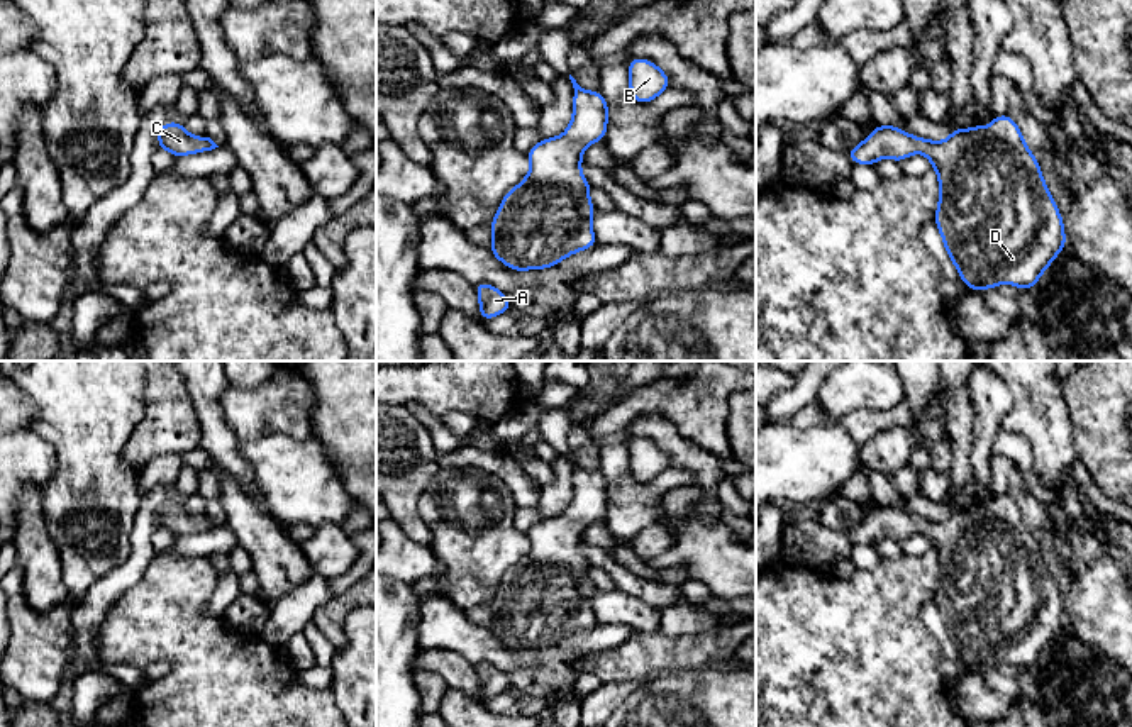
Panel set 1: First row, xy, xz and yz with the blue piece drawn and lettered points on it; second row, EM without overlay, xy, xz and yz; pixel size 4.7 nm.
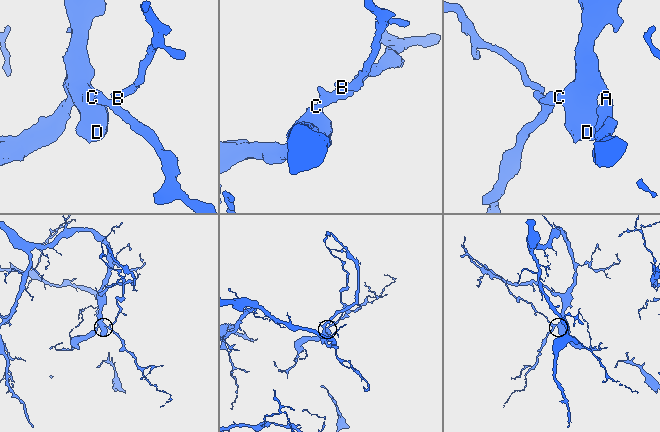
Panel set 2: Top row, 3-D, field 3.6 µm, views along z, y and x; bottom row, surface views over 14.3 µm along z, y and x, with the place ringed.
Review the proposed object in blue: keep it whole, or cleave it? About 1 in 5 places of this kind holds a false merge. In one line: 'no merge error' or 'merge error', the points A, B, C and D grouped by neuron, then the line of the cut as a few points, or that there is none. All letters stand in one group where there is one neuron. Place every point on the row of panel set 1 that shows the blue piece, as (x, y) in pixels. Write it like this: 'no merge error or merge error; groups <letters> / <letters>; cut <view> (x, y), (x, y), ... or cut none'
no merge error; groups A B C D; cut none

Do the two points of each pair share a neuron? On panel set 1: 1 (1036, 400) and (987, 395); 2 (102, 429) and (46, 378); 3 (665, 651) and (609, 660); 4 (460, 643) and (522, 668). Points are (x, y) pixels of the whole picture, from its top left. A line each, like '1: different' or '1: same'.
1: different
2: same
3: same
4: same

